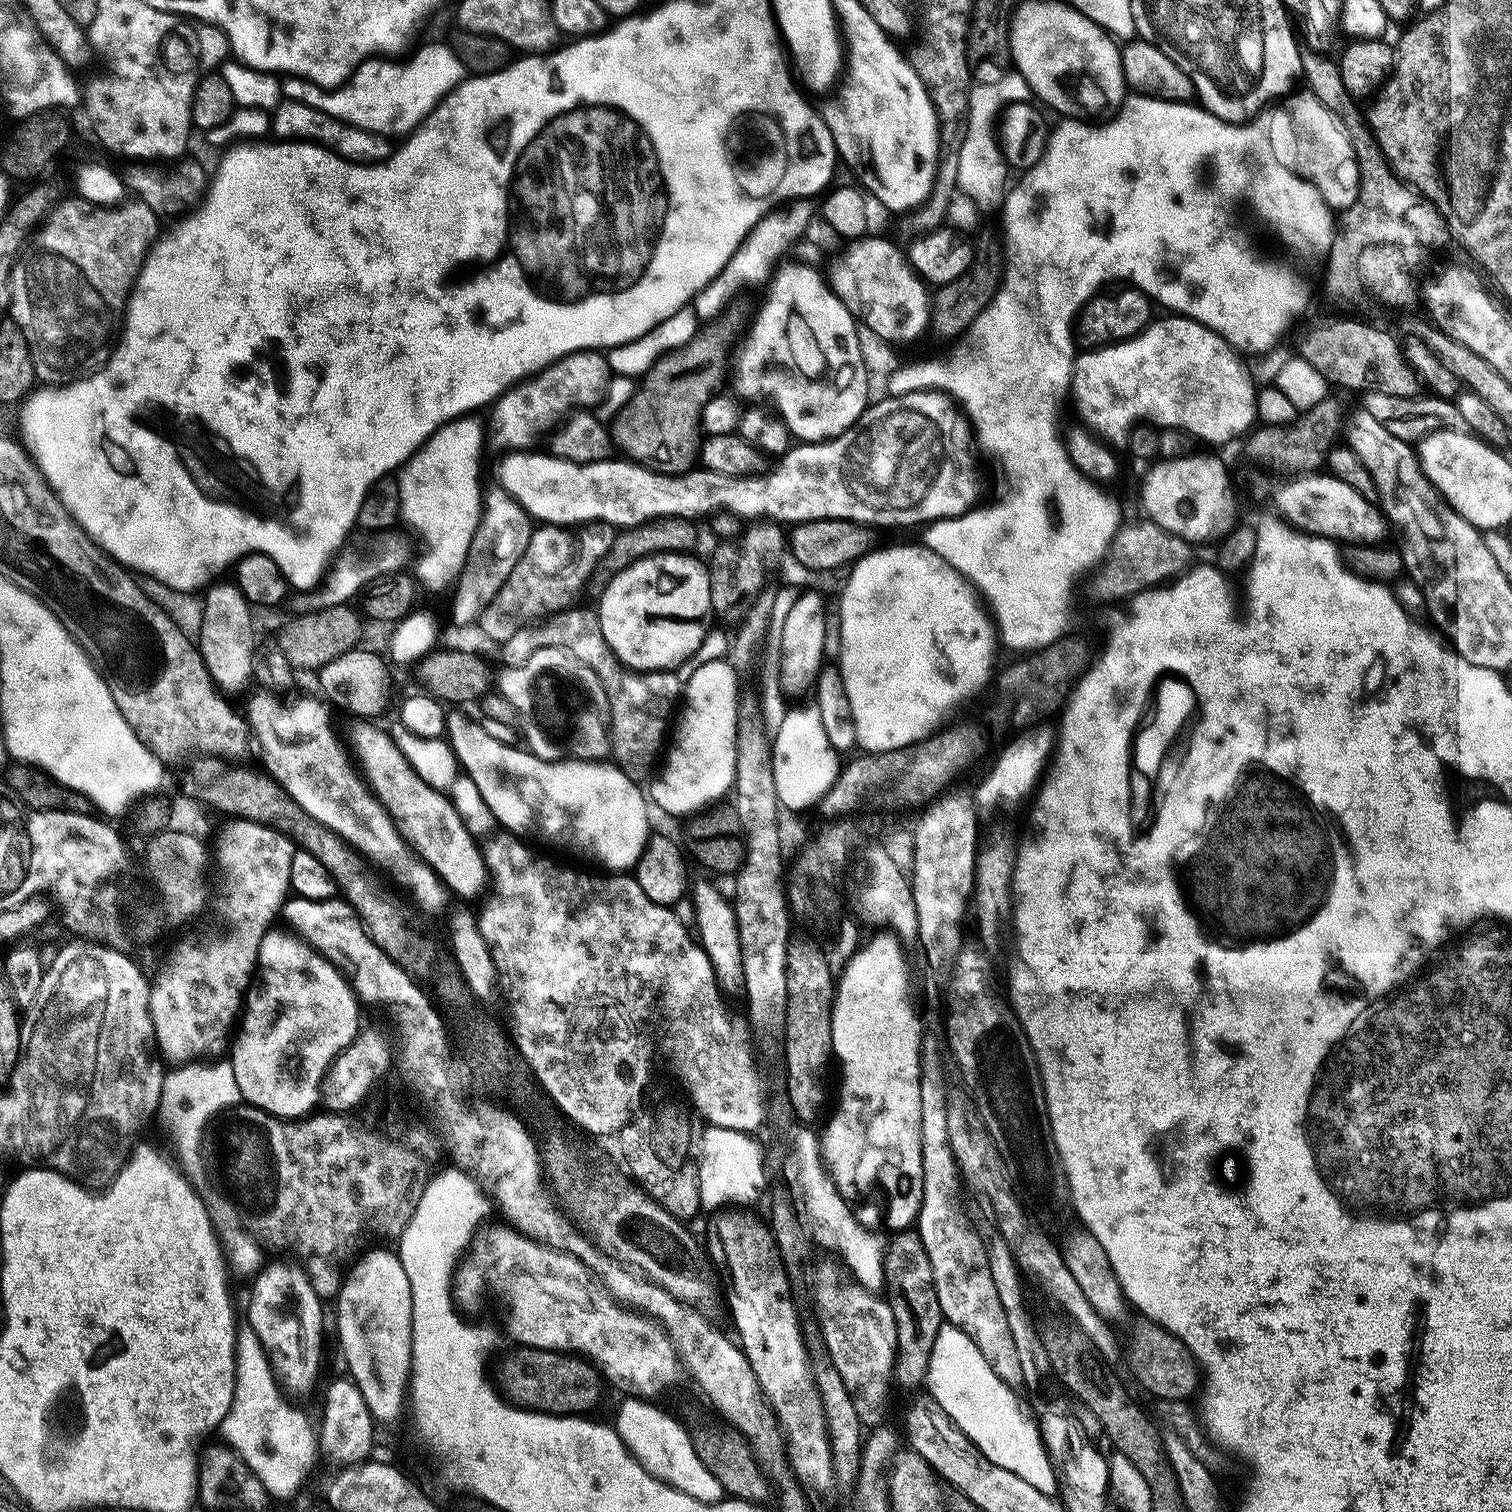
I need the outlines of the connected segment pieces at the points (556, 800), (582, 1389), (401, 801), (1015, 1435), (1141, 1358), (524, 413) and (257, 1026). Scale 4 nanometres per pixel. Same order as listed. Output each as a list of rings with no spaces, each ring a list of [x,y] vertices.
[[[453,710],[447,713],[445,733],[463,773],[478,787],[493,819],[505,831],[519,836],[536,834],[554,844],[569,846],[598,860],[612,872],[624,872],[635,867],[652,834],[648,820],[650,806],[641,785],[614,762],[576,760],[572,757],[540,759],[526,748],[501,743],[485,732],[479,721],[470,722],[466,715]]]
[[[513,1347],[513,1352],[494,1372],[494,1384],[507,1403],[525,1410],[554,1416],[582,1414],[600,1394],[601,1373],[595,1364],[570,1352],[551,1352],[545,1348]]]
[[[364,718],[357,719],[355,723],[356,725],[348,732],[348,740],[352,743],[352,746],[350,745],[351,755],[354,757],[368,788],[371,789],[376,800],[387,810],[389,817],[396,824],[401,838],[421,860],[436,872],[442,884],[453,897],[469,898],[468,896],[478,895],[483,886],[485,889],[488,876],[487,869],[484,867],[484,856],[478,845],[477,837],[473,836],[470,830],[466,830],[462,818],[458,818],[458,810],[454,810],[451,799],[443,791],[428,785],[418,776],[410,761],[404,757],[399,743],[395,739],[392,741],[376,725],[379,723],[369,722]]]
[[[941,1323],[934,1344],[929,1352],[926,1373],[927,1395],[942,1406],[948,1417],[966,1433],[974,1446],[994,1466],[1026,1478],[1034,1490],[1055,1497],[1058,1492],[1058,1476],[1044,1446],[1043,1438],[1035,1419],[1028,1420],[1020,1410],[1017,1393],[994,1374],[983,1358],[978,1346],[962,1329]]]
[[[1142,1315],[1135,1317],[1132,1337],[1128,1340],[1128,1368],[1132,1376],[1155,1399],[1180,1399],[1187,1401],[1198,1386],[1198,1365],[1184,1345],[1153,1320]]]
[[[599,351],[571,352],[561,360],[555,360],[547,364],[541,372],[529,376],[525,380],[512,385],[508,391],[500,395],[491,409],[492,417],[486,420],[486,444],[491,448],[506,448],[504,450],[528,450],[536,444],[544,435],[547,437],[567,417],[577,410],[592,410],[604,399],[604,393],[608,391],[607,359]]]
[[[269,930],[258,946],[258,958],[256,959],[257,969],[254,973],[254,983],[249,987],[242,1009],[242,1015],[238,1021],[238,1027],[235,1029],[234,1039],[230,1044],[230,1059],[234,1066],[234,1082],[238,1082],[238,1090],[240,1091],[241,1097],[243,1097],[247,1103],[251,1104],[252,1107],[260,1108],[269,1116],[304,1118],[315,1109],[312,1107],[321,1101],[322,1083],[325,1074],[328,1073],[328,1067],[331,1066],[333,1060],[335,1060],[344,1049],[350,1046],[350,1042],[356,1037],[357,1032],[361,1031],[362,1023],[360,1024],[360,1011],[362,1011],[362,1008],[356,999],[356,993],[353,992],[348,977],[343,976],[321,952],[317,952],[315,948],[310,947],[305,940],[301,940],[299,936],[293,934],[291,931],[276,931],[277,930]]]

